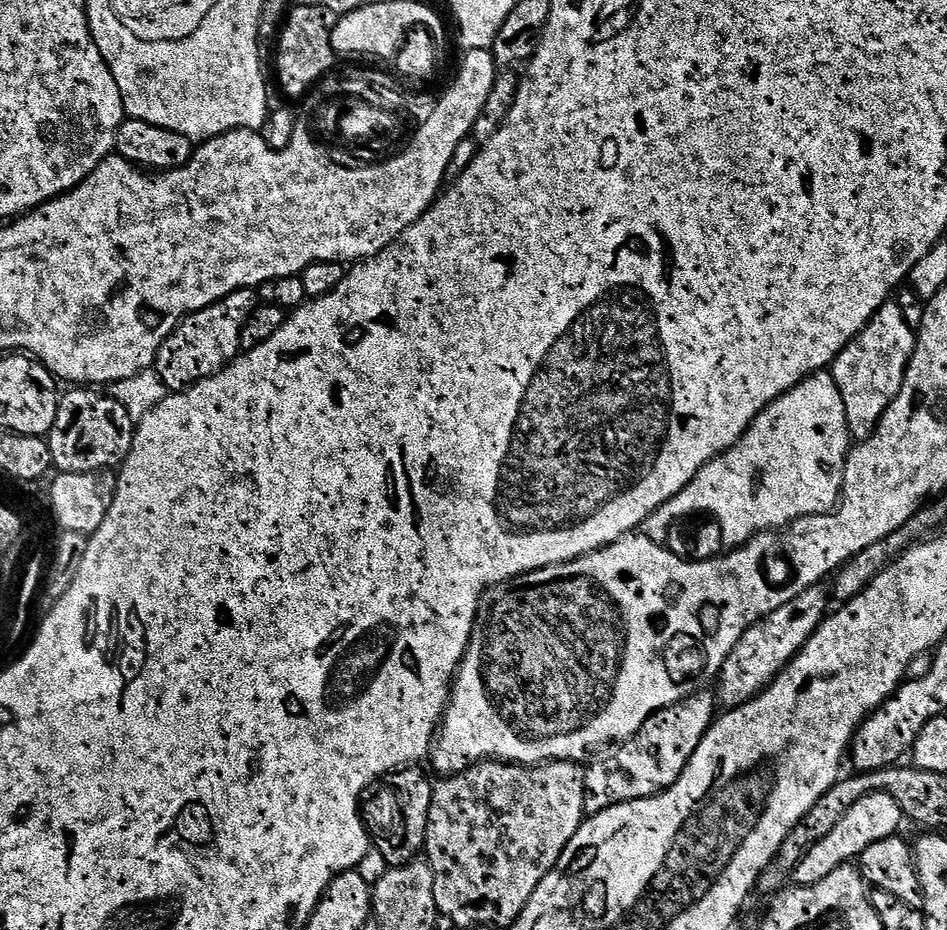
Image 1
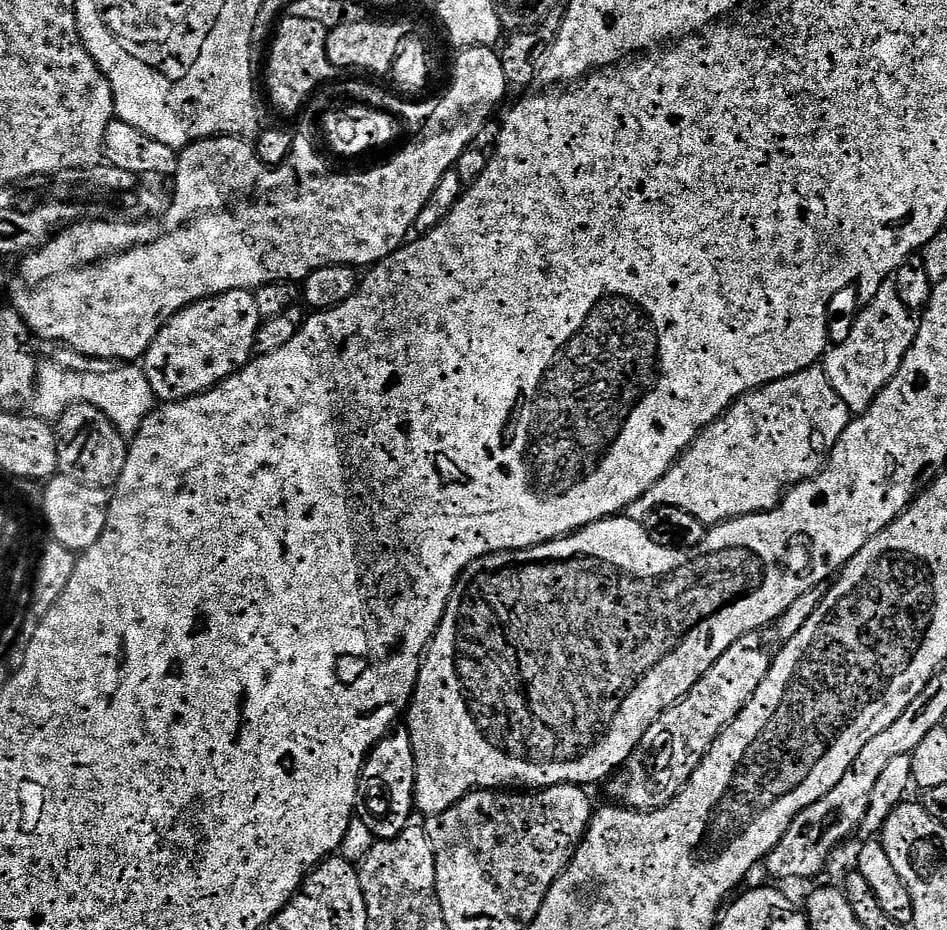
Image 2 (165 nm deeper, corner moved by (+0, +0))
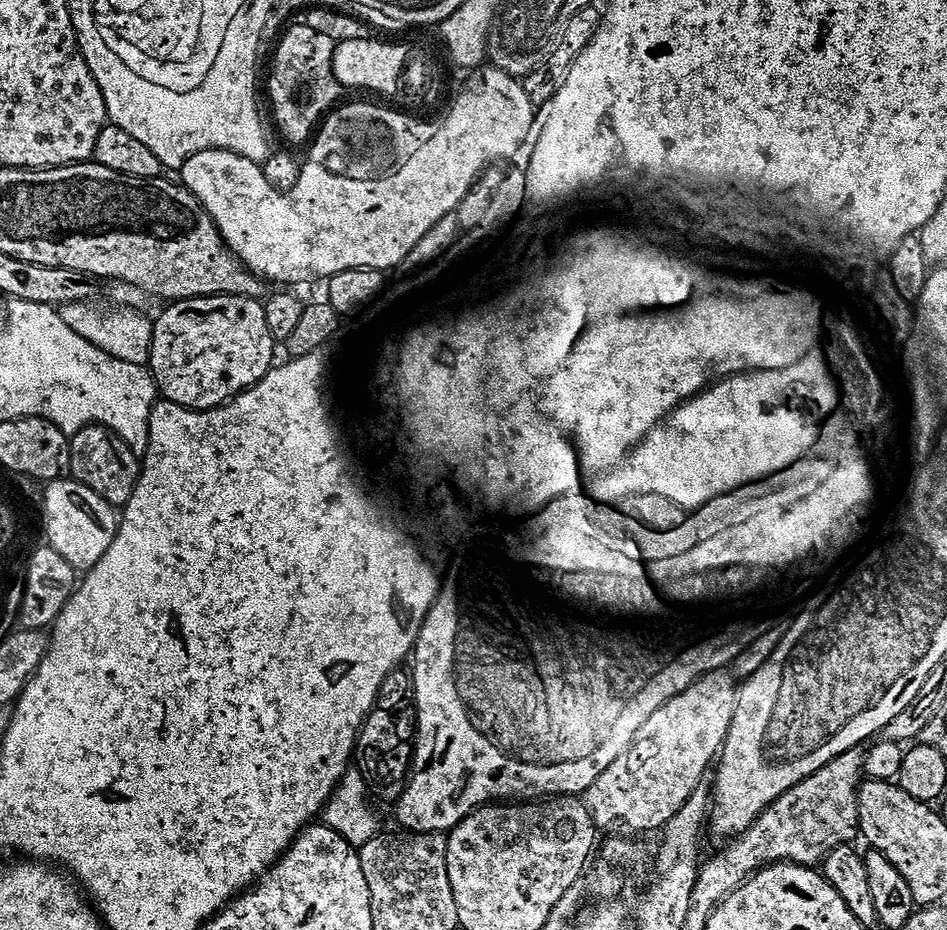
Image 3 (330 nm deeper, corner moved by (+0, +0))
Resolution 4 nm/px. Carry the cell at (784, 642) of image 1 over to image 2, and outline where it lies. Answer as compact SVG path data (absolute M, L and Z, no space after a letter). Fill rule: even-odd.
M751 632L734 642L679 703L667 708L651 724L631 758L611 777L612 796L616 799L613 801L637 812L653 812L683 790L722 729L743 710L769 672L772 652L762 645L761 638L759 633ZM666 743L669 754L661 758L660 766L654 770L654 752L662 751Z

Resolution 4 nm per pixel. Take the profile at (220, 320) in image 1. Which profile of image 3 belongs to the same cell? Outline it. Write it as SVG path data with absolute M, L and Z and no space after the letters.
M196 296L193 300L178 300L165 307L168 309L157 318L156 324L154 320L150 328L146 368L154 381L155 391L160 391L167 403L189 410L219 408L256 383L262 308L254 301L247 296Z

